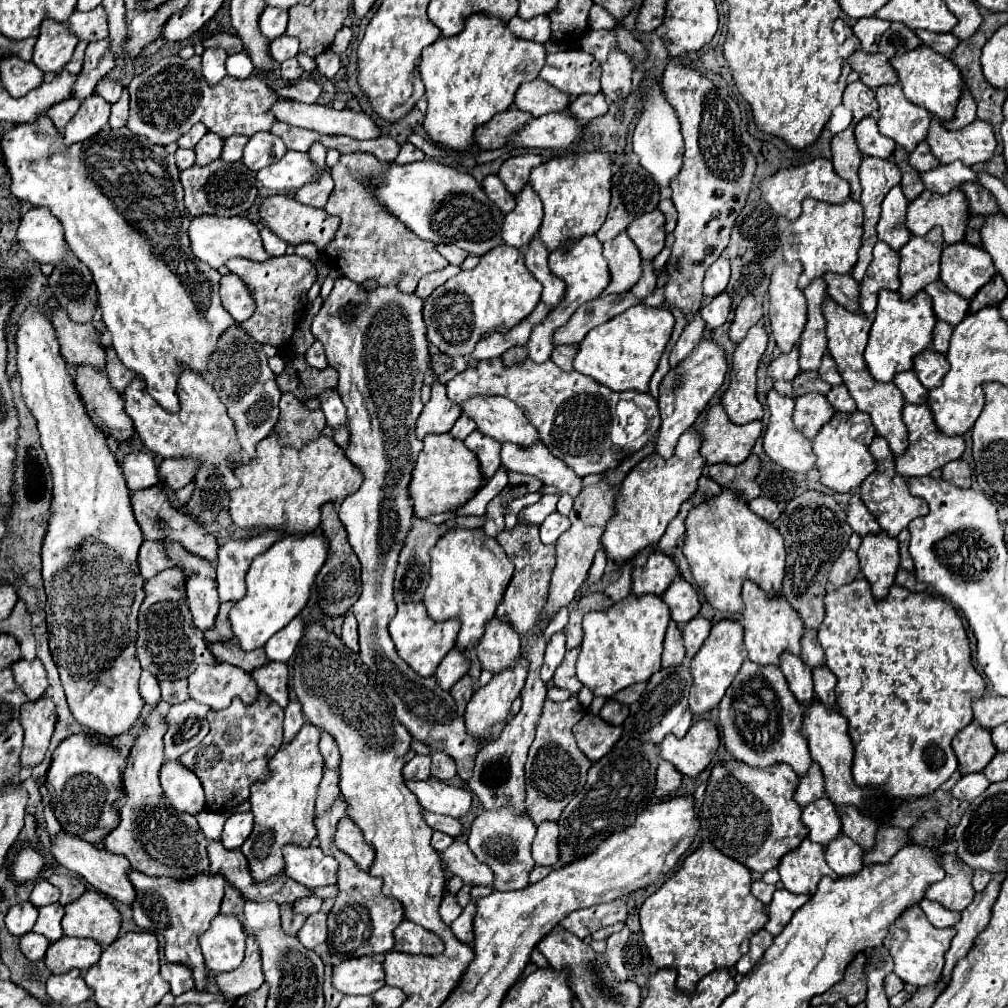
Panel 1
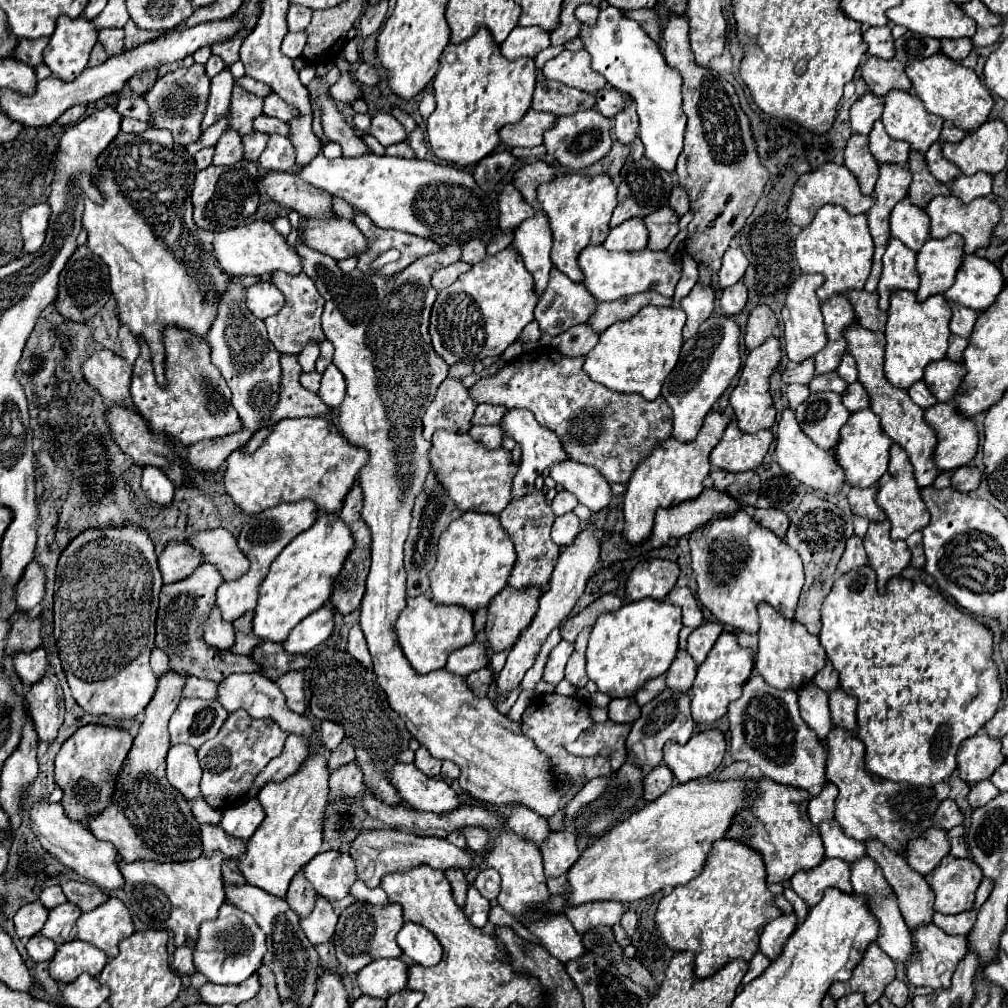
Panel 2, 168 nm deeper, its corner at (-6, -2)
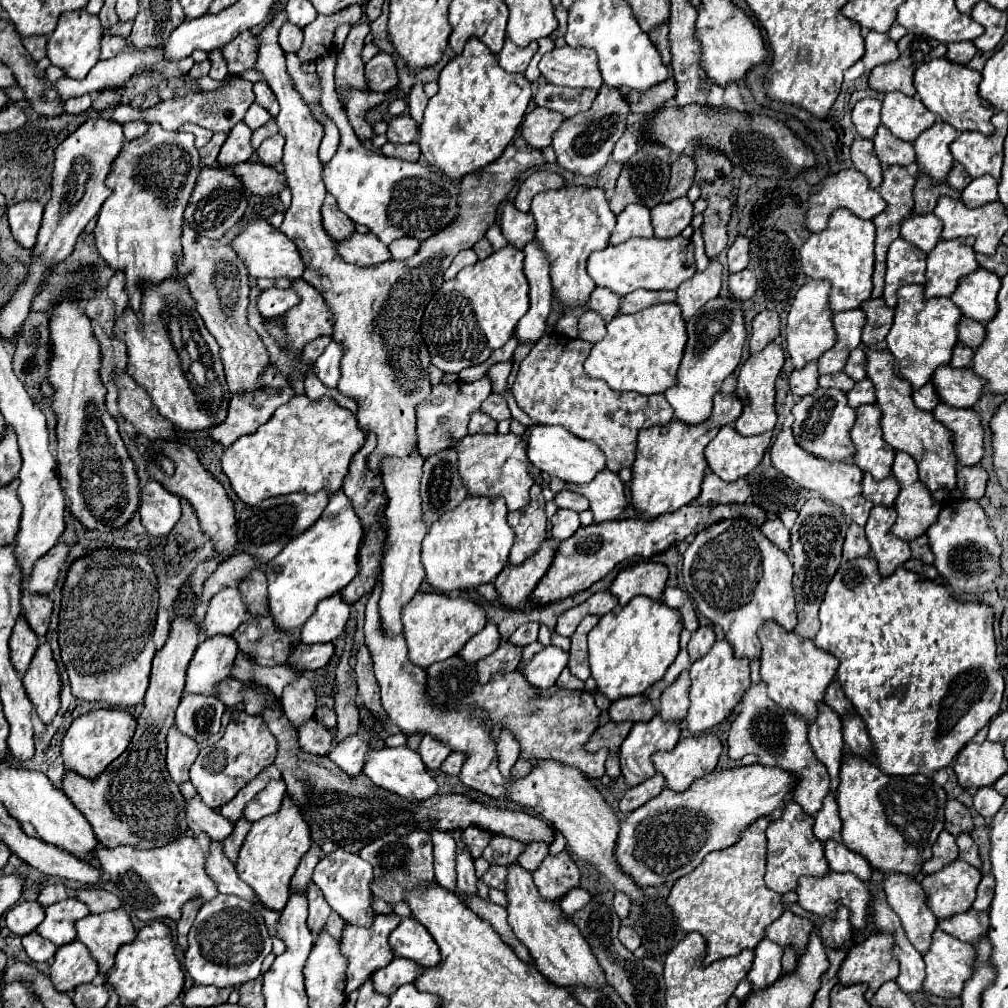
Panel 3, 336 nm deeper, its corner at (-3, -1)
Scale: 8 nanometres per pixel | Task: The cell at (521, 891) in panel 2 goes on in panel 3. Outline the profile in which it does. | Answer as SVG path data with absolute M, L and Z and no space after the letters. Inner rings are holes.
M517 862L509 864L507 874L507 912L509 912L509 924L515 932L515 936L529 948L529 954L533 956L535 968L549 980L553 986L559 988L589 988L589 986L605 986L605 972L601 970L593 950L583 940L581 932L573 926L571 920L561 918L559 904L541 900L531 872L525 872Z

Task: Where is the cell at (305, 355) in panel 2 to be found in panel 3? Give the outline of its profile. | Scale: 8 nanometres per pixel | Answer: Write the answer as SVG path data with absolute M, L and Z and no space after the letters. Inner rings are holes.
M303 380L291 382L295 396L275 410L275 414L259 426L255 434L241 436L221 456L221 468L227 474L237 496L257 506L261 500L291 492L315 494L319 490L335 492L343 486L349 462L365 442L365 432L359 428L357 418L341 408L331 398L309 400L303 390Z

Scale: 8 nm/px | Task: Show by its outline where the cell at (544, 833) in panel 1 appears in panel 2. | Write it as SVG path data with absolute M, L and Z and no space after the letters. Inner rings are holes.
M552 831L540 845L546 877L564 875L578 859L576 837L570 831Z

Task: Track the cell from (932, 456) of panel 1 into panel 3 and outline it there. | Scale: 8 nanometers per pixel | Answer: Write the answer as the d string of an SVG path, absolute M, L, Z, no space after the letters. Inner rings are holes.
M939 402L933 410L933 416L945 424L953 432L953 446L961 466L975 466L981 462L983 450L983 436L985 430L981 426L981 418L973 408L955 408L945 402Z

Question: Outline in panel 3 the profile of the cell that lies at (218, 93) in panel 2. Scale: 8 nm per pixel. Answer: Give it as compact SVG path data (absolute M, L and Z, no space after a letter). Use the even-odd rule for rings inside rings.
M221 50L209 52L209 62L211 62L209 76L211 76L213 80L225 80L225 76L229 76L229 72L227 72L227 62L225 62Z

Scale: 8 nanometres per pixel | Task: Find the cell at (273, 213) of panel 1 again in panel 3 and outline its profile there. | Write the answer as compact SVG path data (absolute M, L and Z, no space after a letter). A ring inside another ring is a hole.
M355 232L349 240L337 244L337 252L345 262L357 266L377 266L391 260L389 248L371 232L369 234Z

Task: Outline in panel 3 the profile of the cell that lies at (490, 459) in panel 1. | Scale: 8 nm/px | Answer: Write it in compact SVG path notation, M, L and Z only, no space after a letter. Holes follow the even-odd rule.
M481 410L473 412L469 420L469 434L491 434L495 432L495 428L497 428L497 422L491 416L483 414Z

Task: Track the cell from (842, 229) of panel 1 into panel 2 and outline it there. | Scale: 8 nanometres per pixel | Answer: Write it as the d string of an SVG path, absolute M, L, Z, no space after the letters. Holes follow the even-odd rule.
M824 205L818 209L816 217L808 227L796 237L796 261L804 273L822 273L824 283L816 291L820 301L832 297L834 293L844 293L848 289L862 289L872 267L874 241L868 231L866 215L852 215L836 205Z

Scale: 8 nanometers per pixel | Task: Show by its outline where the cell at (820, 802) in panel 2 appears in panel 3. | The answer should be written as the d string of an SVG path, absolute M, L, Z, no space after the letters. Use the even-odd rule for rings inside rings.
M829 794L825 798L823 808L817 812L813 832L815 832L817 840L821 840L821 842L827 842L827 840L841 842L841 818L839 818L837 800L833 794Z

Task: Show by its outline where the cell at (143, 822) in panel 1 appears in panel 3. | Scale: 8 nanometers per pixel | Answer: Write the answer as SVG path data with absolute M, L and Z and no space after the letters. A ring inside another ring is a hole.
M181 592L179 594L179 602L185 606L185 612L175 612L173 620L171 620L171 630L169 630L169 638L165 642L165 646L155 654L153 658L153 670L151 670L151 684L147 688L145 694L145 708L141 712L141 716L137 718L137 730L127 746L127 750L113 760L97 778L89 780L79 776L73 770L67 770L63 776L63 792L69 796L69 800L75 804L75 808L79 812L85 814L85 818L89 820L99 844L107 846L107 848L115 848L119 844L125 846L135 846L135 848L159 848L165 846L177 838L183 836L183 832L187 830L187 822L185 822L185 798L181 796L179 786L173 782L173 778L167 772L165 766L165 734L171 728L173 720L175 720L175 708L181 700L181 692L185 686L185 672L187 666L199 646L199 626L193 620L193 592Z

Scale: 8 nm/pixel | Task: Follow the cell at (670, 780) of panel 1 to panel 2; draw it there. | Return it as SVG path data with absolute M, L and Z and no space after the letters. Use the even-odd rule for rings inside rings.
M662 763L644 777L644 799L654 801L674 785L674 773Z

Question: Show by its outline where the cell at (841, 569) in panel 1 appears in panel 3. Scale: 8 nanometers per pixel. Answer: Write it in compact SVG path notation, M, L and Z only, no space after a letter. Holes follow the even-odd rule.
M851 522L847 528L845 544L843 544L843 558L853 560L853 558L859 558L865 554L869 554L869 542L867 542L865 530L863 530L863 526L857 526L855 522Z

